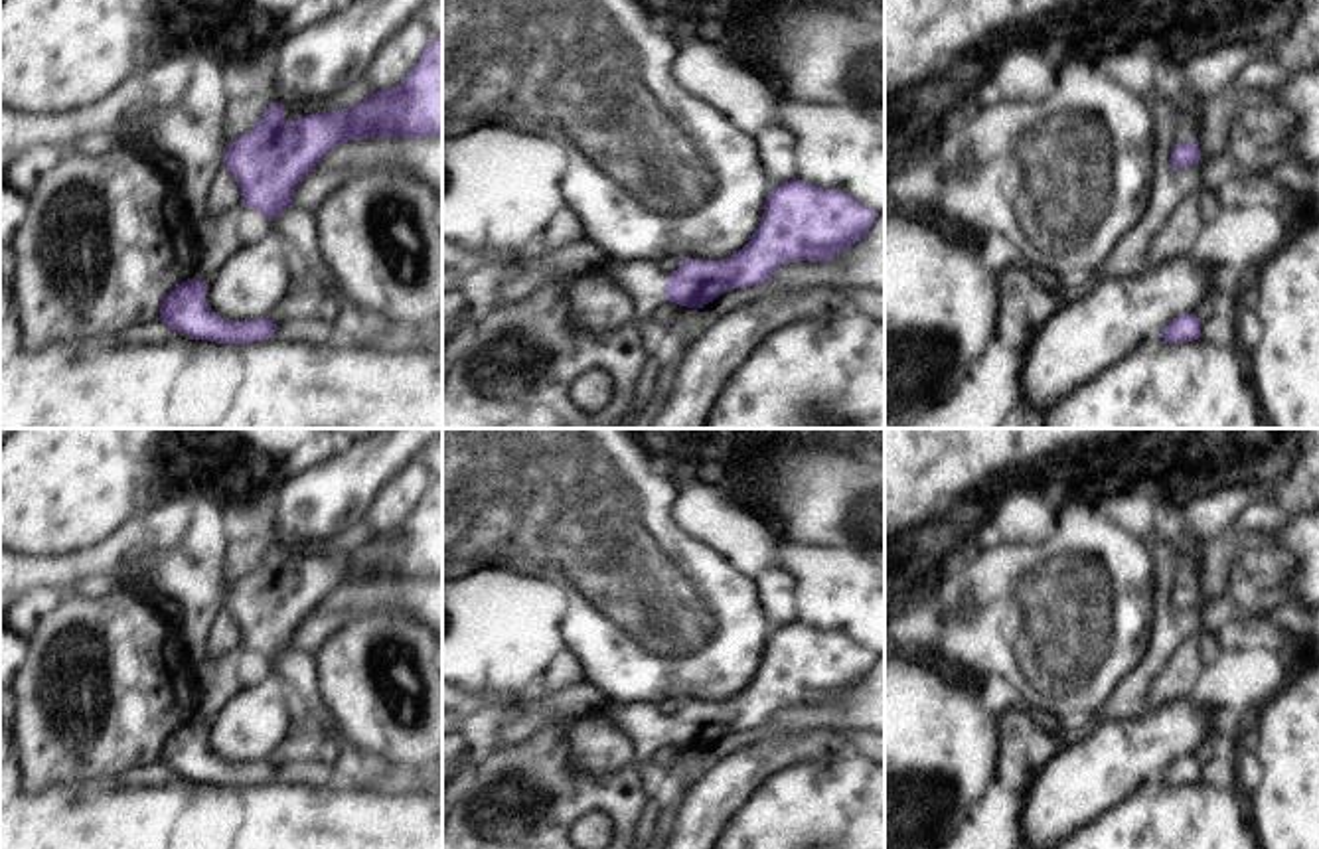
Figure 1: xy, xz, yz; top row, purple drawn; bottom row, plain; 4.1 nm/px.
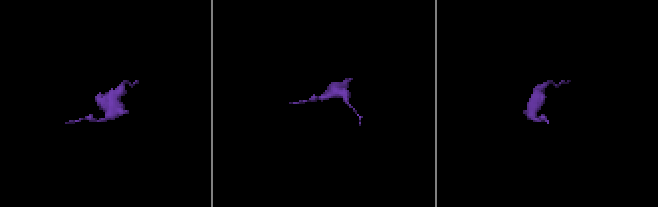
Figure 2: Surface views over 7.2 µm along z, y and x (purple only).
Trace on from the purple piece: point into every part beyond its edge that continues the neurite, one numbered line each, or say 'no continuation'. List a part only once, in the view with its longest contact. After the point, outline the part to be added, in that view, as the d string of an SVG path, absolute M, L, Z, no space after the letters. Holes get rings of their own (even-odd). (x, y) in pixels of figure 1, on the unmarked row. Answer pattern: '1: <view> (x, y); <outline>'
1: xz (642, 723); M606 699L598 715L606 725L620 729L634 742L634 766L650 760L660 746L667 744L667 715L658 711L658 703Z

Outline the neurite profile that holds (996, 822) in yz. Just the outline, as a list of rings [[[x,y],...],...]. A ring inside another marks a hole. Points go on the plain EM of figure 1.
[[[991,782],[958,831],[934,849],[1017,849],[1023,843],[1027,790]]]

